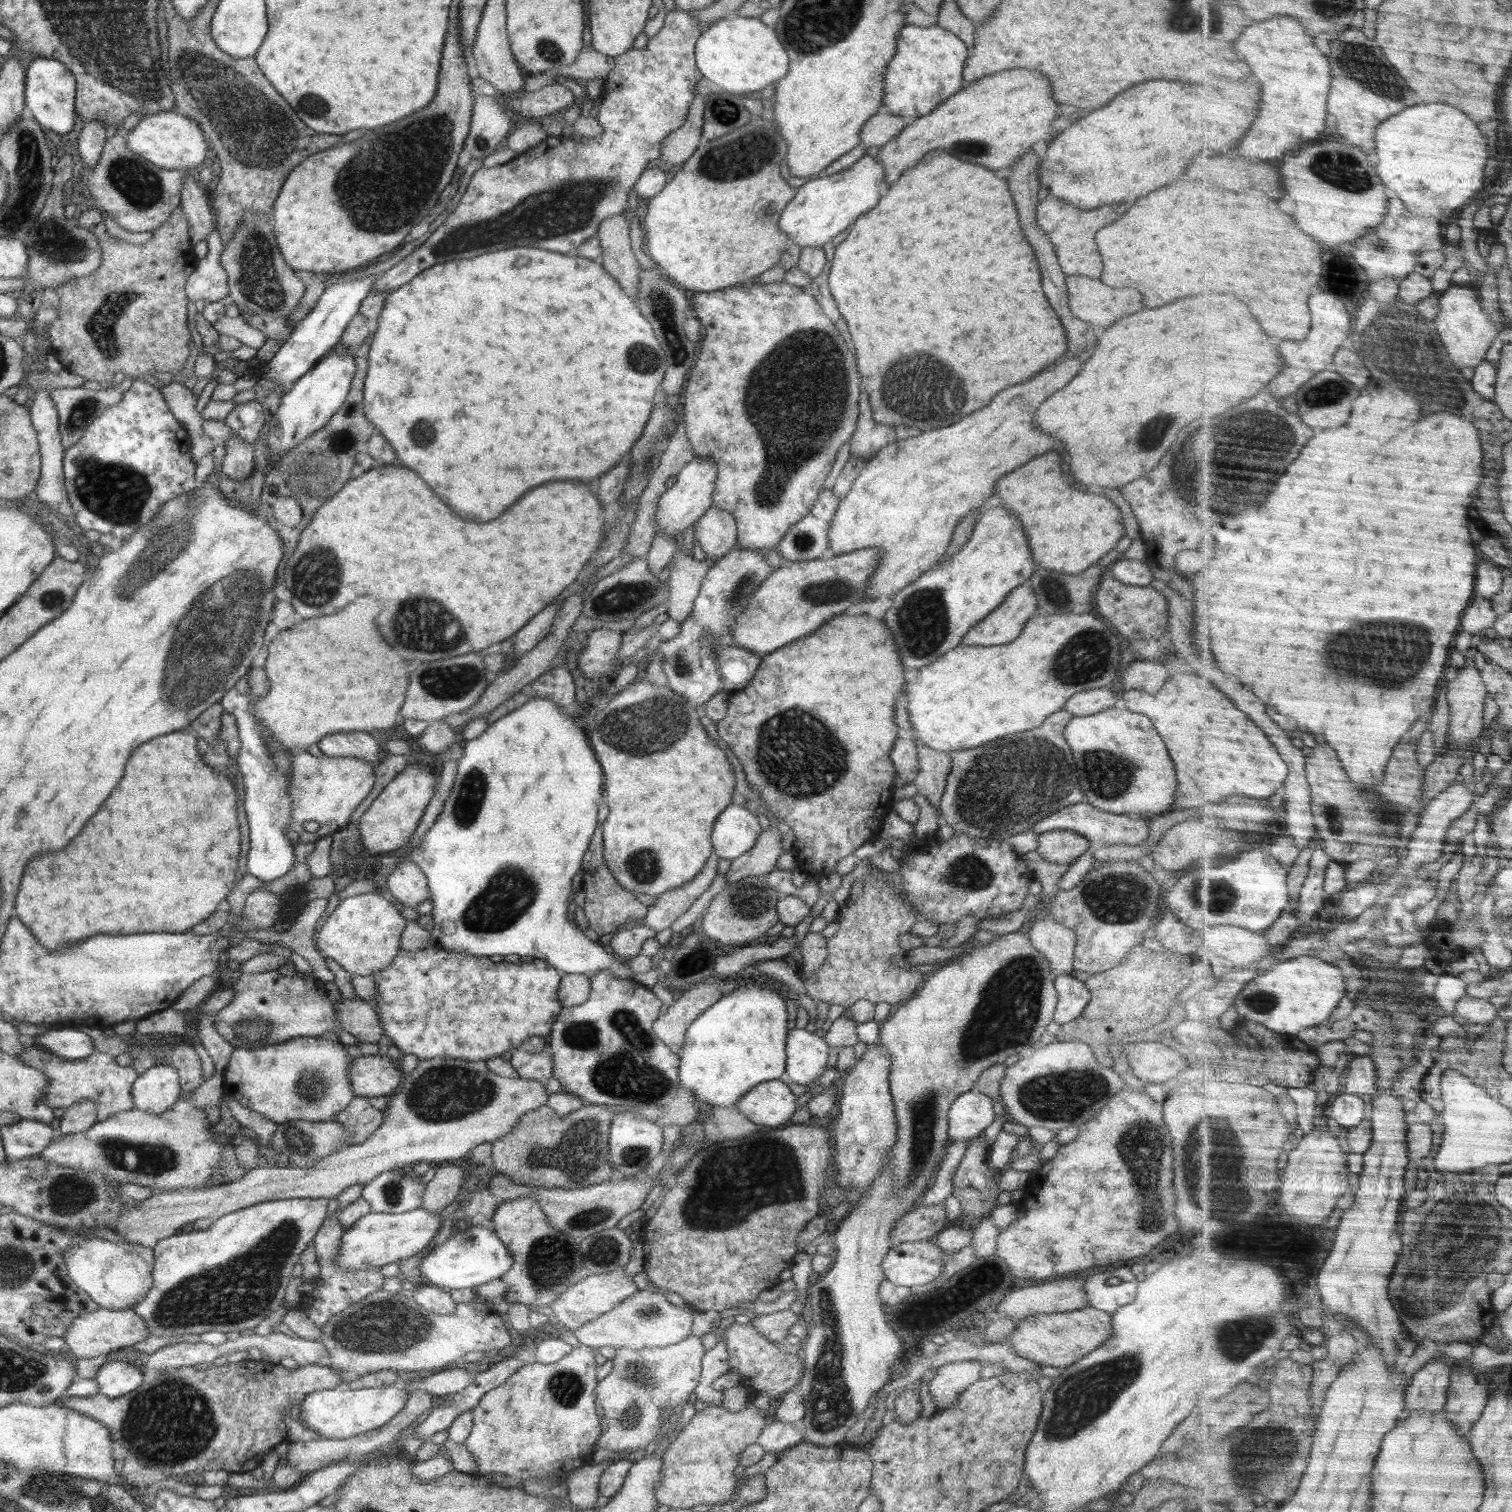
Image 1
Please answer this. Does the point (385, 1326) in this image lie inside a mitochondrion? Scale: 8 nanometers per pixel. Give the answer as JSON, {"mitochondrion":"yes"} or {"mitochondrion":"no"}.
{"mitochondrion":"yes"}

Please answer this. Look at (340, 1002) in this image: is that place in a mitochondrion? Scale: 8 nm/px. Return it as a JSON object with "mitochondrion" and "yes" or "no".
{"mitochondrion":"no"}

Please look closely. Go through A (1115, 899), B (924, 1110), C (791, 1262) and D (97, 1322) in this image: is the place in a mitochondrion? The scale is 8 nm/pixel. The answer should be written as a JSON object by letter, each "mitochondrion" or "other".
{"A":"mitochondrion","B":"mitochondrion","C":"other","D":"other"}

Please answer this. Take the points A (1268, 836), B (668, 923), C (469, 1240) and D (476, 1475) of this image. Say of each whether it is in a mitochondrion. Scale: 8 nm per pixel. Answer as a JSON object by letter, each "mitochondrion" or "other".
{"A":"other","B":"other","C":"mitochondrion","D":"other"}

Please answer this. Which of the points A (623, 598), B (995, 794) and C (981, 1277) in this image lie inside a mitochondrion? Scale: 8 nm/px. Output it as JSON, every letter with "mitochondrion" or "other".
{"A":"mitochondrion","B":"mitochondrion","C":"other"}

